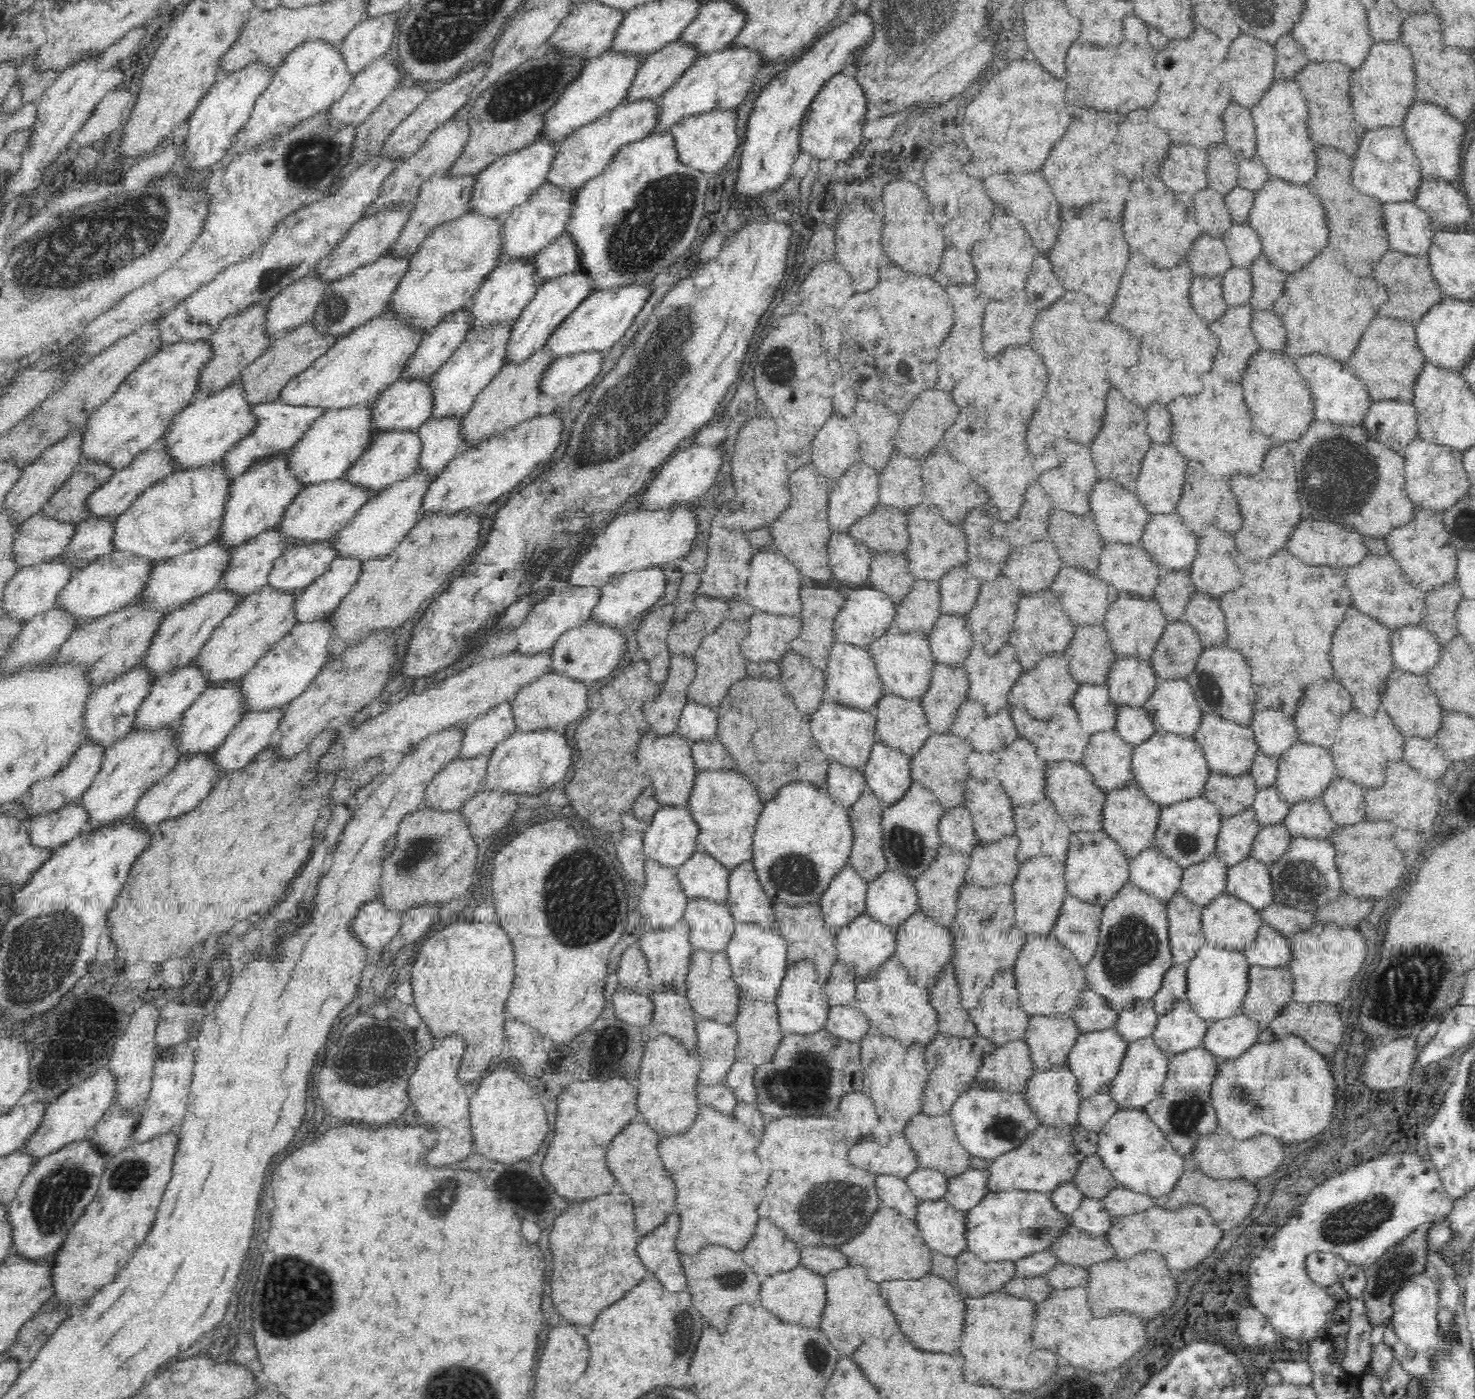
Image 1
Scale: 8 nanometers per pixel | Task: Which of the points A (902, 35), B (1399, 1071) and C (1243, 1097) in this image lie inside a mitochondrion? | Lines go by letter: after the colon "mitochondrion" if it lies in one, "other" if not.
A: mitochondrion
B: other
C: mitochondrion

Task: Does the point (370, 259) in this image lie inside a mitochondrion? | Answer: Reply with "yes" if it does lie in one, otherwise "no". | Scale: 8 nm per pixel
no

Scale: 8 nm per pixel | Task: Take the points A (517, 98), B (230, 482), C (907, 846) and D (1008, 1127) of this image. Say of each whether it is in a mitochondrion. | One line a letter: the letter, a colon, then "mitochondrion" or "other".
A: mitochondrion
B: other
C: mitochondrion
D: mitochondrion

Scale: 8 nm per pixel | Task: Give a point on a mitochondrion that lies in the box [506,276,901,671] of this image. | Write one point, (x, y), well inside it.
(650, 390)

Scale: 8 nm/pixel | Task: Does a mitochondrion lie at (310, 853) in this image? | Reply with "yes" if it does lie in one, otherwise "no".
no

